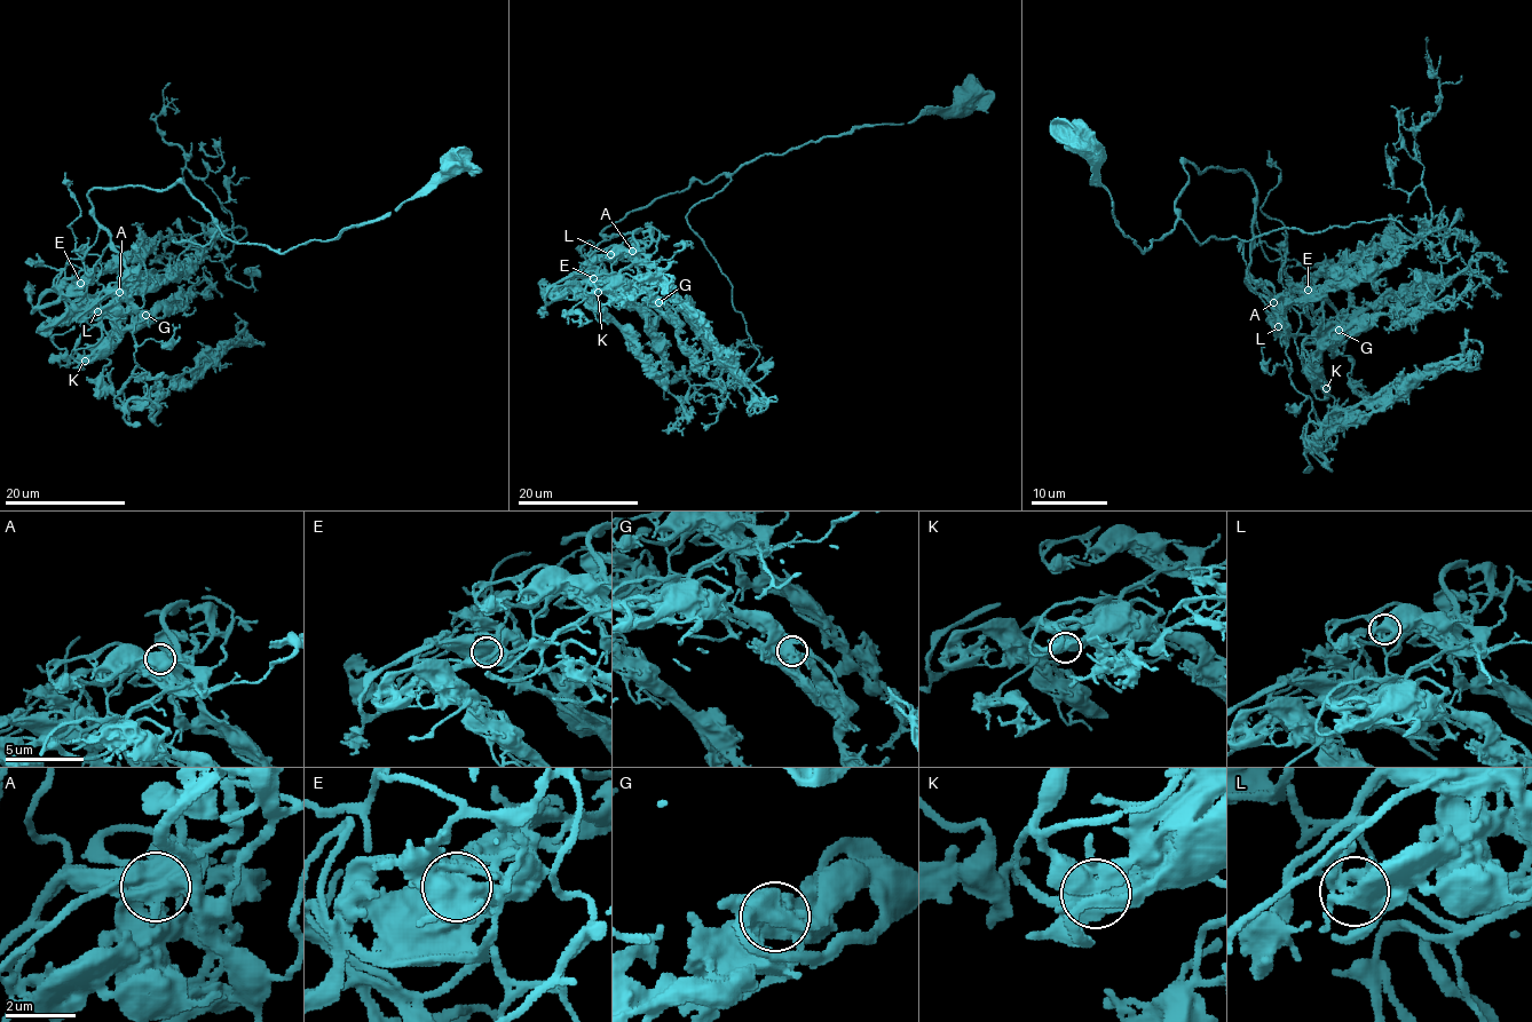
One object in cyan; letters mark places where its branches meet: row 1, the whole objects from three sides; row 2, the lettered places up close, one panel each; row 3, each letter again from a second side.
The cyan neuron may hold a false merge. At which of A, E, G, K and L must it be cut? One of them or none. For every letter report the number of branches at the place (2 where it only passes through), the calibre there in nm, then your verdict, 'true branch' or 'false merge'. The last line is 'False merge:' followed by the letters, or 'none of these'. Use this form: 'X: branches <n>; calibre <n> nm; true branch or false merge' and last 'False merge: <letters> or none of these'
A: branches 5; calibre 600 nm; true branch
E: branches 5; calibre 440 nm; true branch
G: branches 5; calibre 500 nm; true branch
K: branches 5; calibre 550 nm; true branch
L: branches 5; calibre 440 nm; true branch
False merge: none of these

